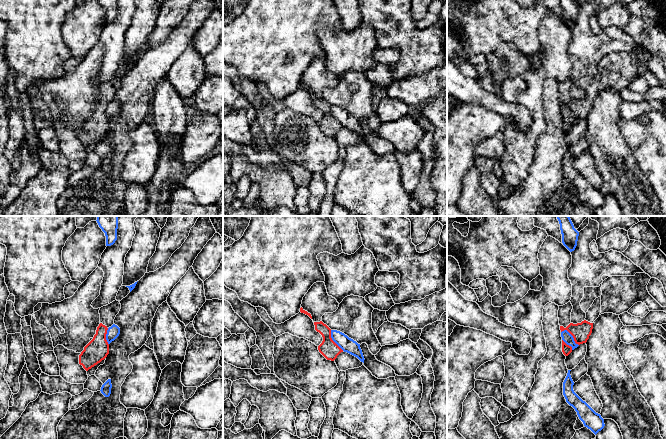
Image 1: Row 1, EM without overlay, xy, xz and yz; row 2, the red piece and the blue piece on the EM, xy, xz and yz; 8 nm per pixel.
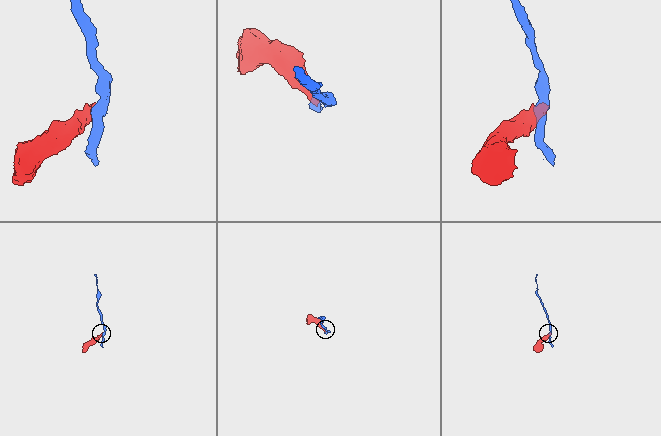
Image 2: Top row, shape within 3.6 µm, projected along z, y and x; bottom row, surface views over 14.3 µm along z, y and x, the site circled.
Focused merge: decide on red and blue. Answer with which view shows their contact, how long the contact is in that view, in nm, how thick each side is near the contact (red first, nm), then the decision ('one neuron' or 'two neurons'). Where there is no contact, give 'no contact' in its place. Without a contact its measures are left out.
yz | 180 nm | 140/80 nm | two neurons

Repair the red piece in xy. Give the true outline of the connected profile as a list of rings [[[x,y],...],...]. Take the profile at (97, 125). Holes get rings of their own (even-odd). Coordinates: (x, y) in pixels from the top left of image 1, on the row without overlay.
[[[117,76],[100,84],[100,100],[97,103],[96,110],[79,131],[79,140],[86,147],[100,139],[109,130],[109,120],[106,116],[106,110],[108,104],[114,100],[114,95],[120,85],[121,80]]]

